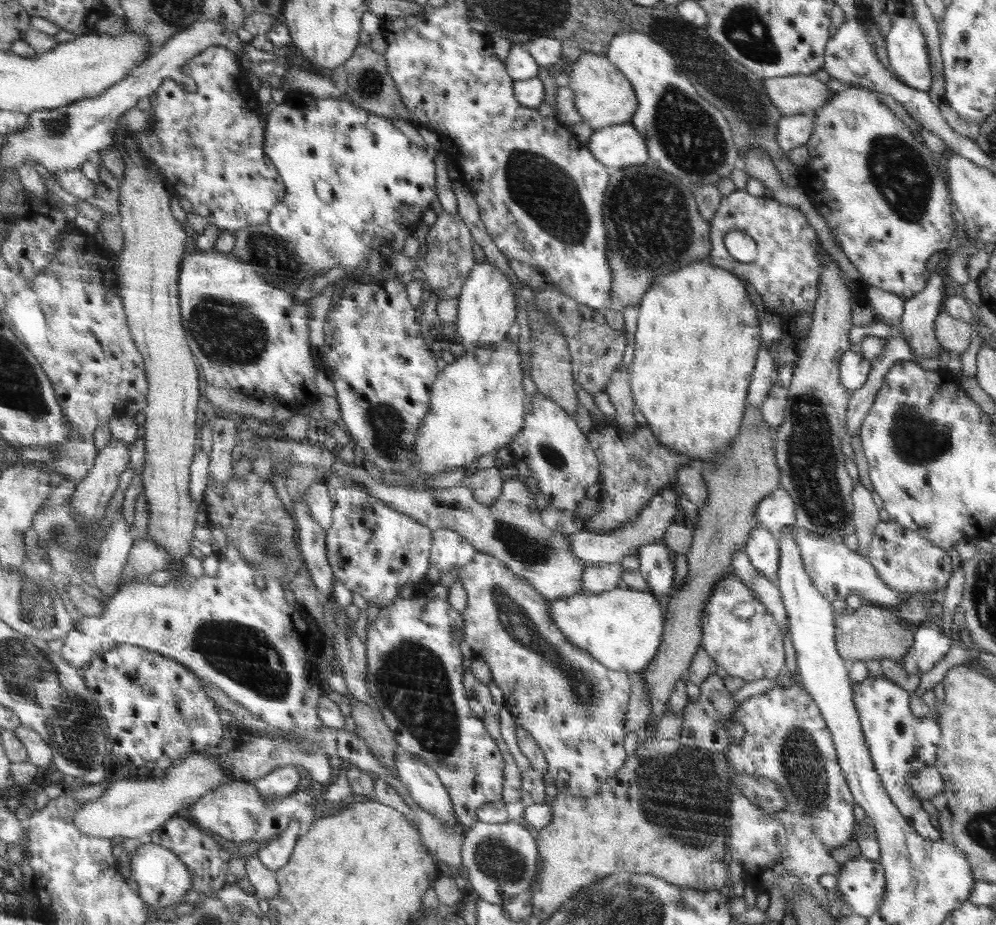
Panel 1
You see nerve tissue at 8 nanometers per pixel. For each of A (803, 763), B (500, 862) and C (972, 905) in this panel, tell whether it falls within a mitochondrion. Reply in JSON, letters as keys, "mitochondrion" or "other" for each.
{"A":"mitochondrion","B":"mitochondrion","C":"other"}

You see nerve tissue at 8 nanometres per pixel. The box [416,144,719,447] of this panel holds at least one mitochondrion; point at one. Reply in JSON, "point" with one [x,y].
{"point":[651,214]}

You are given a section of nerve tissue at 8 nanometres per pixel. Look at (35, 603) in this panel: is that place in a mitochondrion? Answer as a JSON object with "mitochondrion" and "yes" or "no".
{"mitochondrion":"yes"}

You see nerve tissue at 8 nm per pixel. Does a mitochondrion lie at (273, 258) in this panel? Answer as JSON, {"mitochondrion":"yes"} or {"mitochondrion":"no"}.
{"mitochondrion":"yes"}

